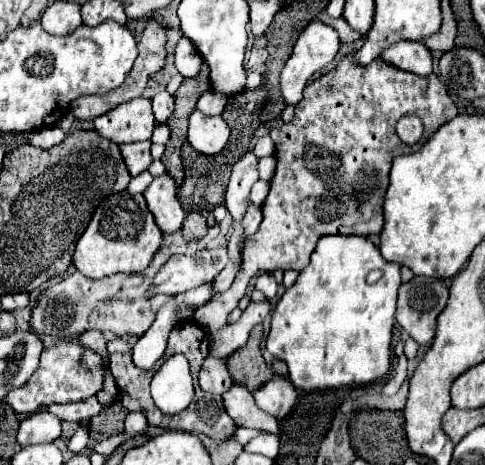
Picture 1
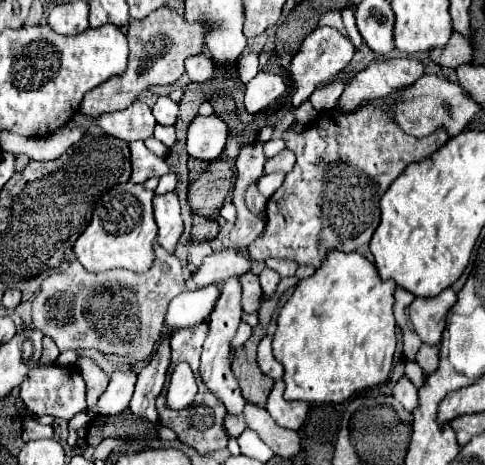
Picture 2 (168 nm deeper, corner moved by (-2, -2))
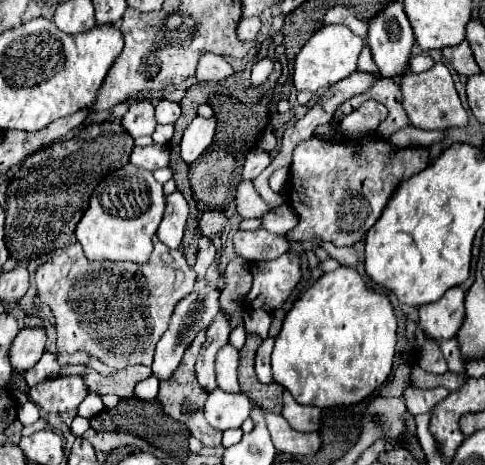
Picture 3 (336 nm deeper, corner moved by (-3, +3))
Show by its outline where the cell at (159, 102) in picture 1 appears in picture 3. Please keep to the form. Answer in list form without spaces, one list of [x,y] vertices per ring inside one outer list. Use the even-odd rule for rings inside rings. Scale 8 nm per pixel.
[[[160,100],[156,104],[156,120],[158,124],[174,124],[180,118],[180,106],[170,100]]]

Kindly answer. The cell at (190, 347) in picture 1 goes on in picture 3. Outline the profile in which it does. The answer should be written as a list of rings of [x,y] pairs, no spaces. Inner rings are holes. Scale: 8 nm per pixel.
[[[200,330],[200,332],[196,334],[194,342],[186,348],[184,358],[182,358],[182,362],[180,362],[180,366],[178,366],[178,372],[174,372],[172,378],[160,382],[158,400],[160,400],[160,404],[164,406],[164,412],[166,412],[168,416],[172,416],[174,420],[186,424],[186,428],[190,430],[190,434],[192,434],[194,438],[198,438],[204,446],[220,446],[220,442],[222,442],[222,432],[214,430],[214,428],[206,422],[206,418],[204,418],[204,404],[206,404],[208,392],[198,384],[196,372],[194,372],[194,364],[196,364],[196,358],[198,358],[200,348],[202,348],[202,344],[204,344],[204,336],[206,336],[206,330]]]

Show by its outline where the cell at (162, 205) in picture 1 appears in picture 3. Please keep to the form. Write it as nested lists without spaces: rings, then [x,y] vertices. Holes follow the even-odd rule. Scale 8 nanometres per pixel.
[[[176,190],[170,196],[166,196],[166,210],[158,226],[158,238],[170,248],[178,248],[182,242],[186,220],[188,220],[188,202]]]

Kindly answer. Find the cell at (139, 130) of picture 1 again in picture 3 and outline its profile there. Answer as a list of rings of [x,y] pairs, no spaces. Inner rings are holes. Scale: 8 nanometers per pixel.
[[[138,100],[132,102],[128,112],[122,116],[122,126],[132,138],[140,136],[150,136],[156,128],[156,118],[154,118],[154,106],[148,100]]]

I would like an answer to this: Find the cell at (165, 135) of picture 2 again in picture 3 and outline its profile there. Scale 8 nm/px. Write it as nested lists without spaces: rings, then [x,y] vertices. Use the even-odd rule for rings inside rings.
[[[156,126],[154,134],[152,134],[152,140],[154,142],[160,142],[160,144],[168,144],[170,138],[172,138],[172,126]]]

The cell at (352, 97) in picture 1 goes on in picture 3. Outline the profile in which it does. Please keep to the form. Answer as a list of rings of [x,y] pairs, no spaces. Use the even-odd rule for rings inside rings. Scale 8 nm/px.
[[[336,134],[332,140],[312,136],[300,142],[294,150],[288,180],[288,204],[296,212],[298,224],[286,234],[286,238],[294,242],[312,242],[314,238],[320,238],[322,242],[332,242],[334,246],[354,246],[376,224],[398,182],[418,174],[428,164],[428,148],[396,148],[390,140],[378,134],[366,134],[354,140],[348,140],[342,134]]]

